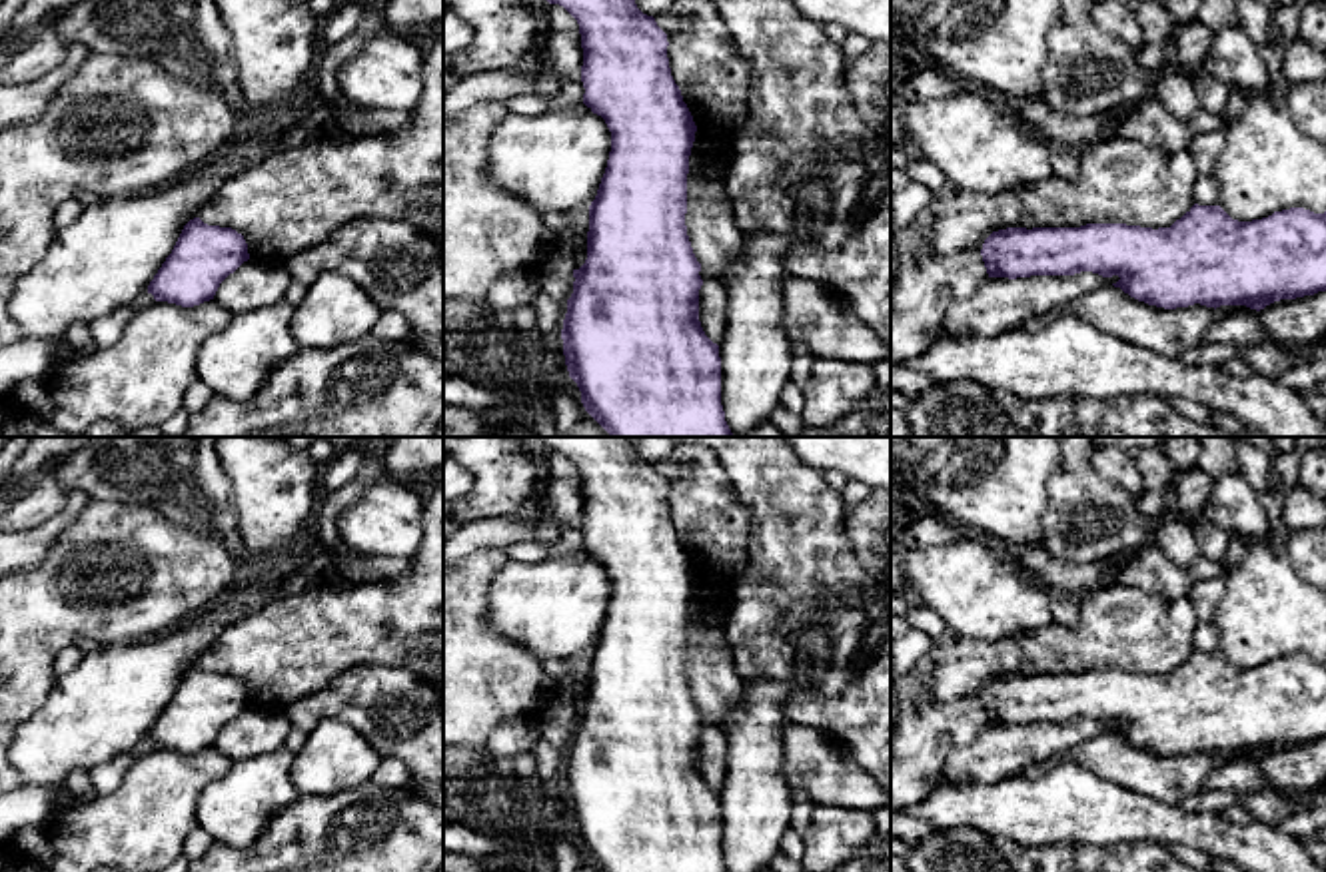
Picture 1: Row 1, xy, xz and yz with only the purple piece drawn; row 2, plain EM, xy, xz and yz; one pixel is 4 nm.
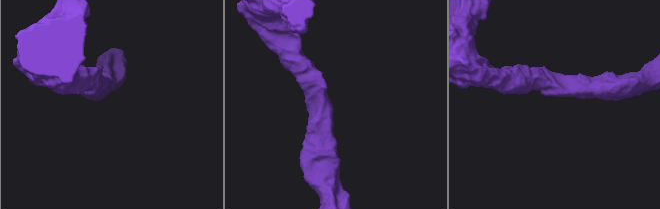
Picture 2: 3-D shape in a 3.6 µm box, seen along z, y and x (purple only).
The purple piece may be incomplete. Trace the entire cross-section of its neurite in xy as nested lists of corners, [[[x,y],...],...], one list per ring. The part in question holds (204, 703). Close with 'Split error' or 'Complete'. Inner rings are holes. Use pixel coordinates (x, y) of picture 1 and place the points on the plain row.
[[[190,666],[172,700],[148,732],[156,748],[194,754],[214,746],[220,730],[250,706],[248,690],[232,674]]]. Complete

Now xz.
[[[533,437],[549,451],[563,453],[579,471],[583,513],[581,529],[585,535],[583,551],[601,563],[611,579],[611,599],[605,621],[601,625],[595,647],[589,653],[589,678],[587,678],[587,706],[579,716],[573,716],[573,740],[567,746],[567,760],[563,766],[561,786],[563,802],[569,824],[581,838],[585,858],[599,872],[727,872],[721,852],[721,804],[719,792],[713,790],[699,768],[699,736],[703,726],[699,722],[701,710],[697,708],[685,672],[687,660],[687,621],[689,603],[695,589],[697,573],[683,549],[681,537],[675,531],[667,505],[667,481],[657,473],[653,463],[643,461],[635,451],[633,437]]]. Complete

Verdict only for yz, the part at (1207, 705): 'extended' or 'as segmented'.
as segmented

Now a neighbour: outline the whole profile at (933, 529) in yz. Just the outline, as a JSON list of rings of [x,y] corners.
[[[929,513],[911,519],[903,543],[907,551],[927,551],[933,547],[943,547],[947,543],[953,543],[963,533],[967,531],[959,523],[939,513]]]

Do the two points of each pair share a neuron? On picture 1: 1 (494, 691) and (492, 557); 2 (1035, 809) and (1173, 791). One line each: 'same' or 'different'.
1: same
2: different

